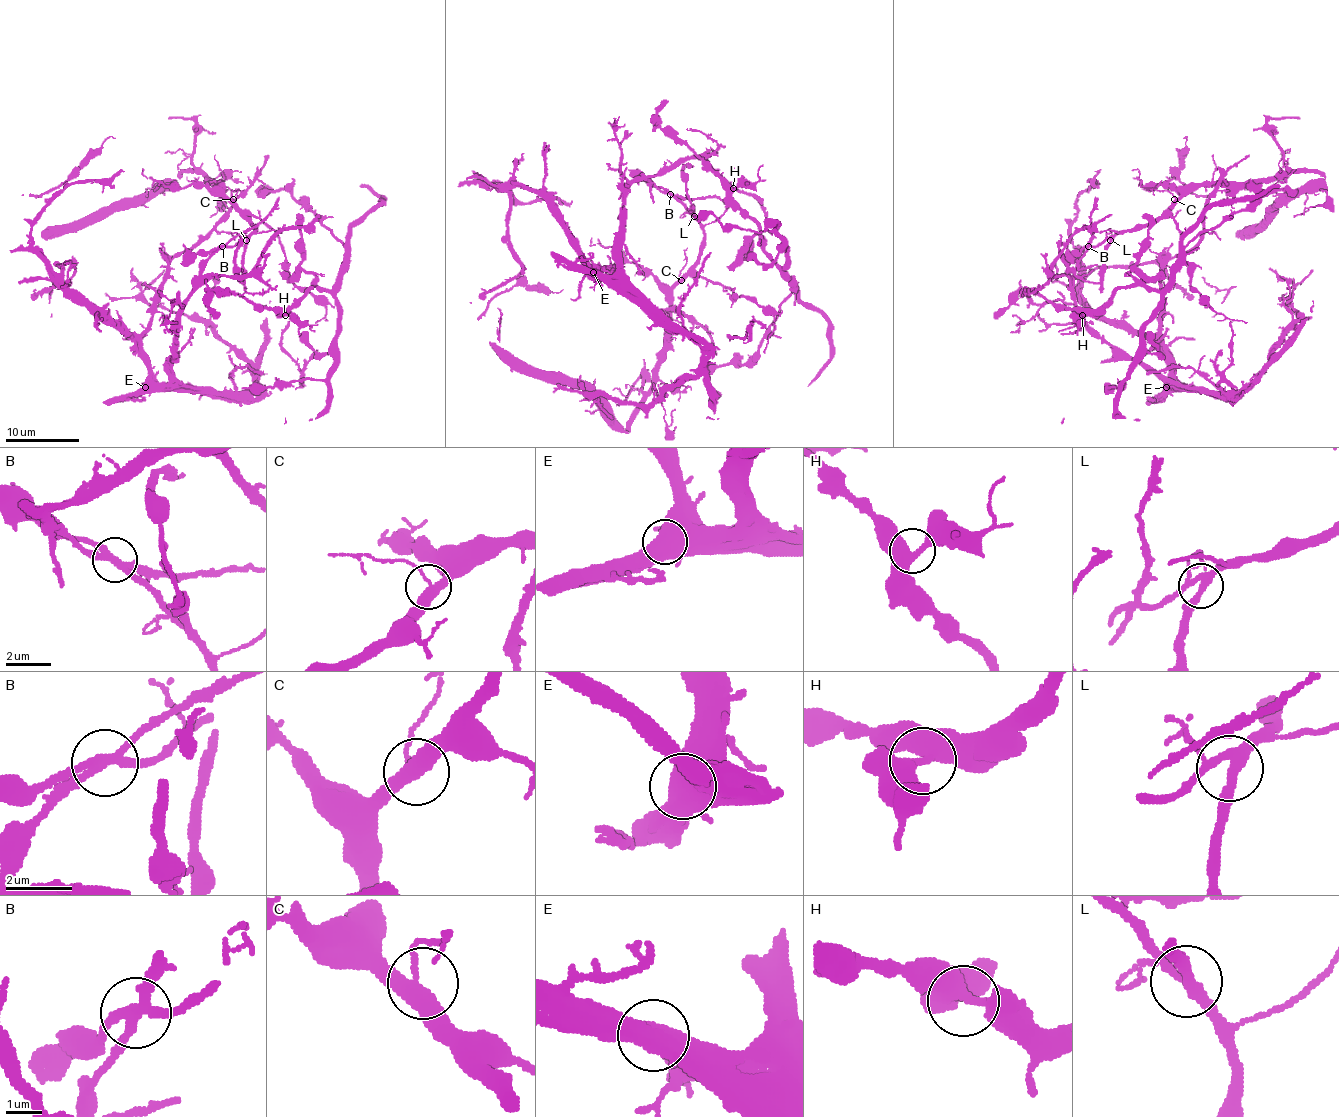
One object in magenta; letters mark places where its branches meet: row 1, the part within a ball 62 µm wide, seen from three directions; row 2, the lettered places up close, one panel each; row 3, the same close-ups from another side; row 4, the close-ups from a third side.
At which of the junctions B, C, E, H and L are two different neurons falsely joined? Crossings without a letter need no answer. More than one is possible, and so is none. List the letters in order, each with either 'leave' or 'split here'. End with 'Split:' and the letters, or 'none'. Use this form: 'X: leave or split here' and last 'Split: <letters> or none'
B: split here
C: leave
E: leave
H: leave
L: leave
Split: B

